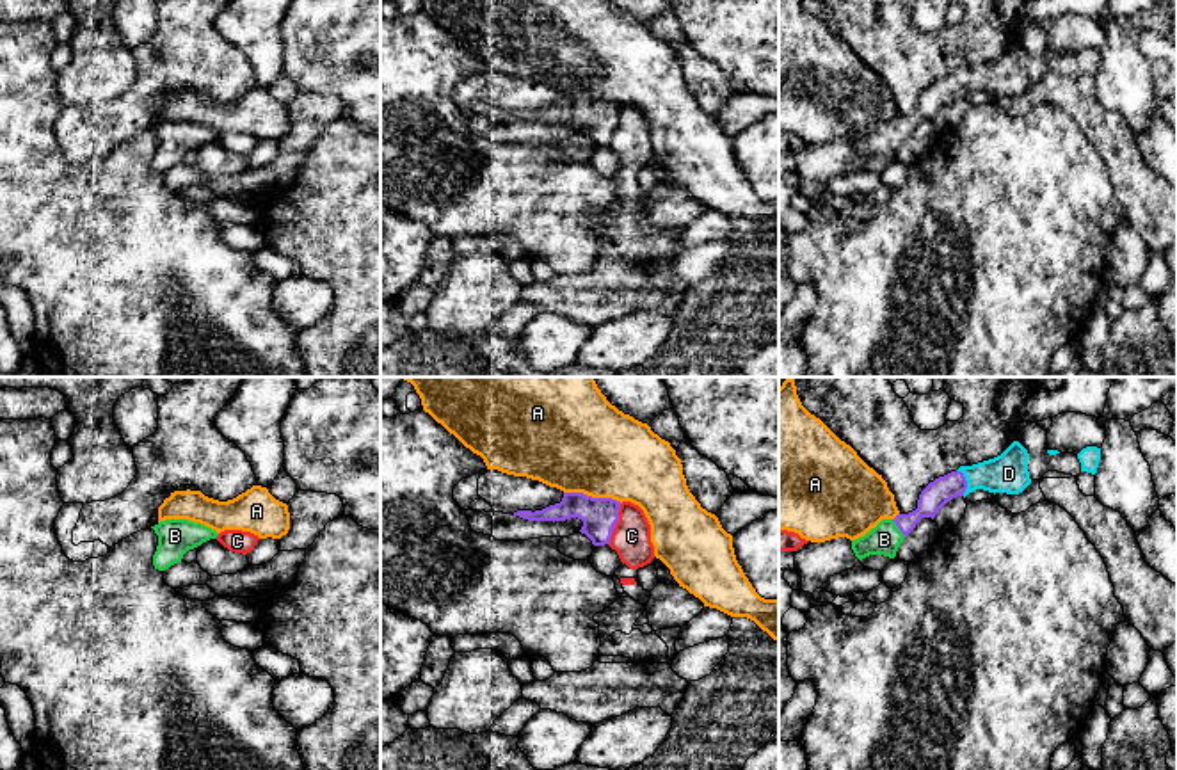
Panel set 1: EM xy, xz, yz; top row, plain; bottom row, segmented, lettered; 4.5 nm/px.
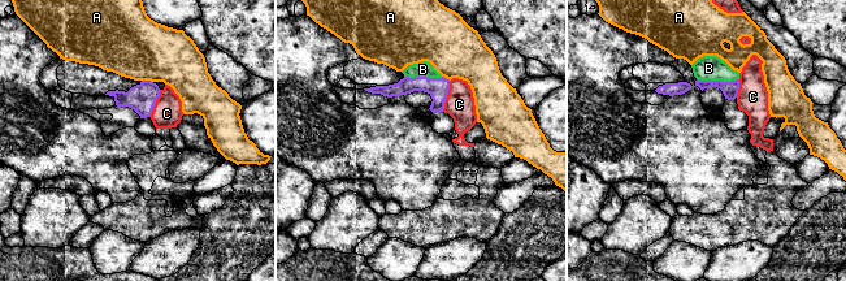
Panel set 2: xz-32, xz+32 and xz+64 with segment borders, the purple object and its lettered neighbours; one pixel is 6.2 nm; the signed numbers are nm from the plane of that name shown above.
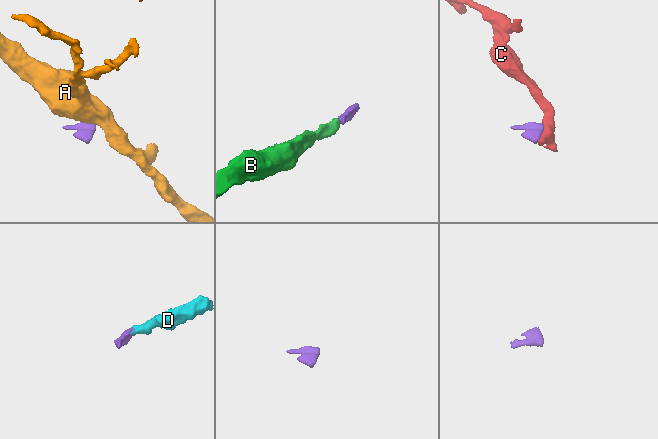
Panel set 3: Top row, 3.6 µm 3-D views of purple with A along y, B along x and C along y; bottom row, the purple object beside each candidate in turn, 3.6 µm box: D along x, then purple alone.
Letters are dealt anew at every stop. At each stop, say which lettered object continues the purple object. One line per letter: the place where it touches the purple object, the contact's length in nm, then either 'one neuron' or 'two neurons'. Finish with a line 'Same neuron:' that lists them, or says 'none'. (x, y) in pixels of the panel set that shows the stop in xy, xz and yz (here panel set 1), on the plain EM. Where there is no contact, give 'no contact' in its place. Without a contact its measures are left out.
A: xz (591, 98) | 260 nm | two neurons
B: yz (898, 128) | 100 nm | one neuron
C: xz (616, 125) | 200 nm | two neurons
D: yz (966, 84) | 120 nm | one neuron
Same neuron: B, D

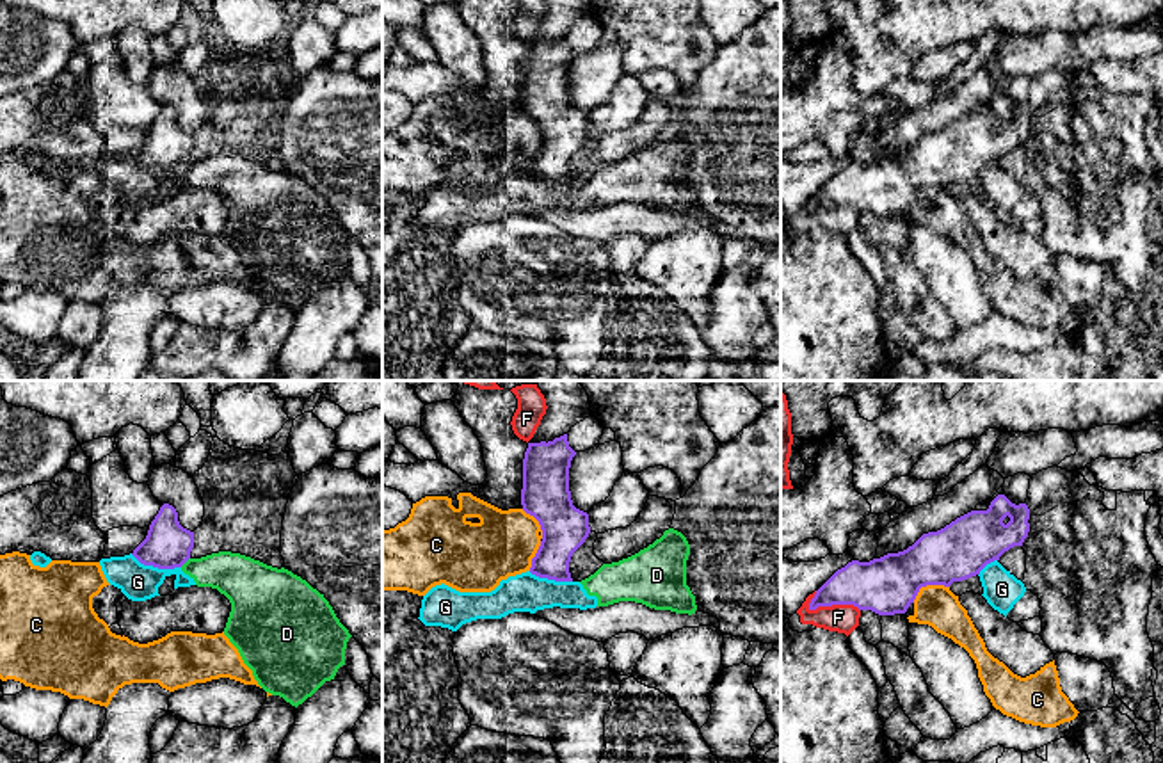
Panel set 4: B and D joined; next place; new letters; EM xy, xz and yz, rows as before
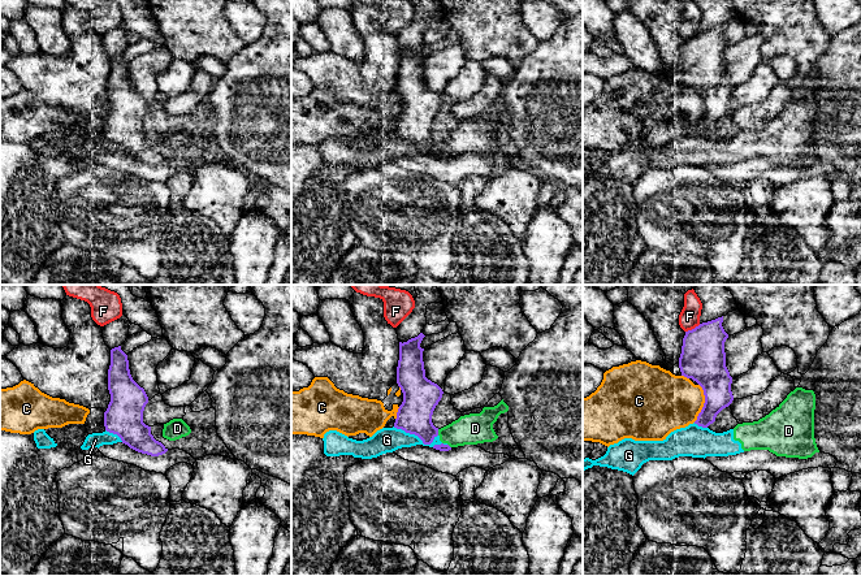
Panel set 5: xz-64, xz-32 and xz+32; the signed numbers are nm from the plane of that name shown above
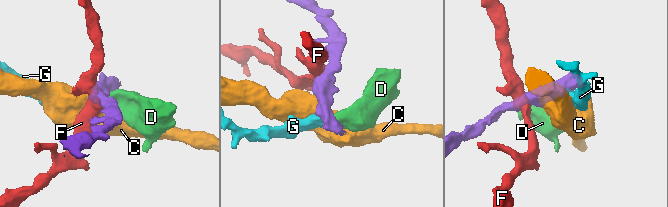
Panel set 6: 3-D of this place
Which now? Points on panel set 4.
C: yz (927, 185) | 180 nm | two neurons
D: xy (184, 164) | 60 nm | two neurons
F: yz (833, 205) | 240 nm | two neurons
G: xy (155, 168) | 240 nm | two neurons
Same neuron: none

